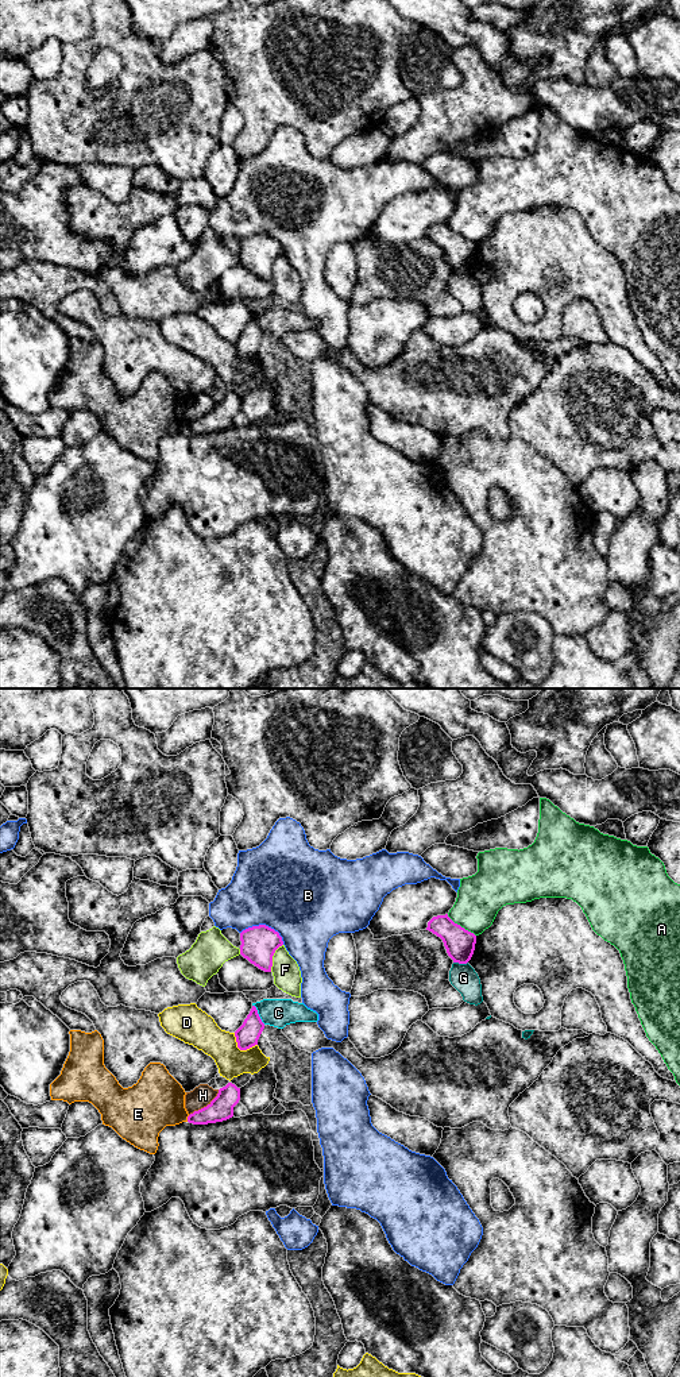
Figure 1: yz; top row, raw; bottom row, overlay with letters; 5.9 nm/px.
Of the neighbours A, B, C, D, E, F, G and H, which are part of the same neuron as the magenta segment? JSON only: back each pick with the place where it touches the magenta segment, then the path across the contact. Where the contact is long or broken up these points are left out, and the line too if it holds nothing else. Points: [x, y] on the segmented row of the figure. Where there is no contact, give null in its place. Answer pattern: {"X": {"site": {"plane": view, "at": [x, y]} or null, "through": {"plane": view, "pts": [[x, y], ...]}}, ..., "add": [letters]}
{"add": []}

